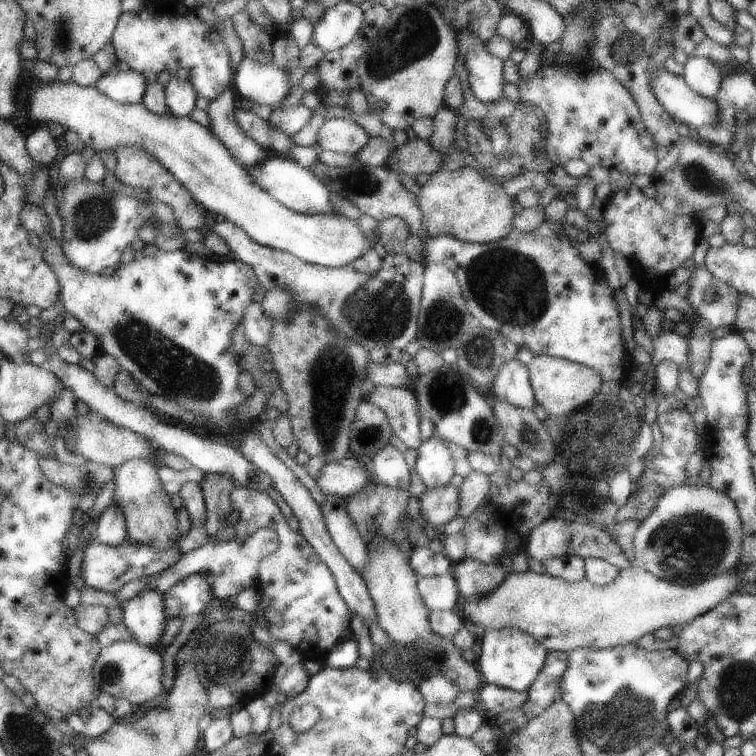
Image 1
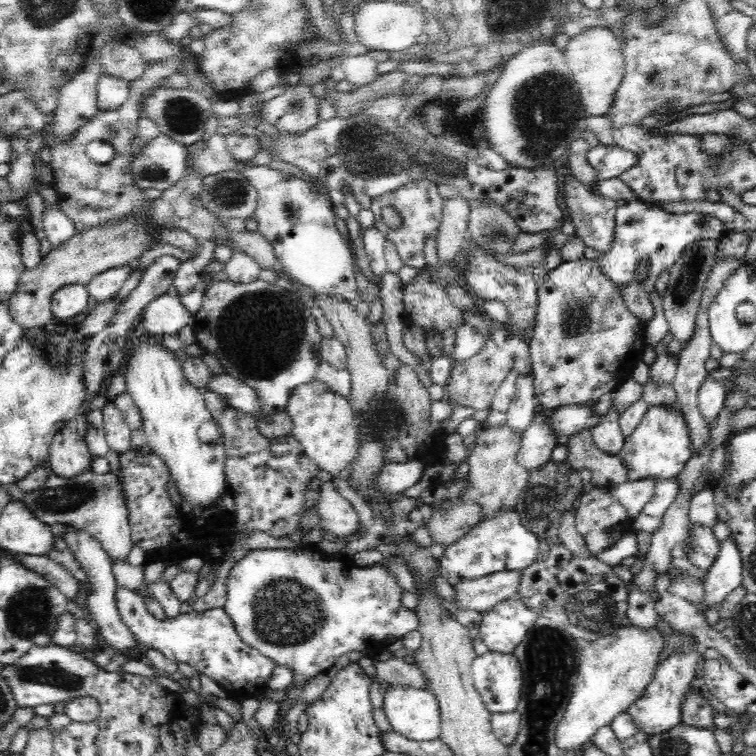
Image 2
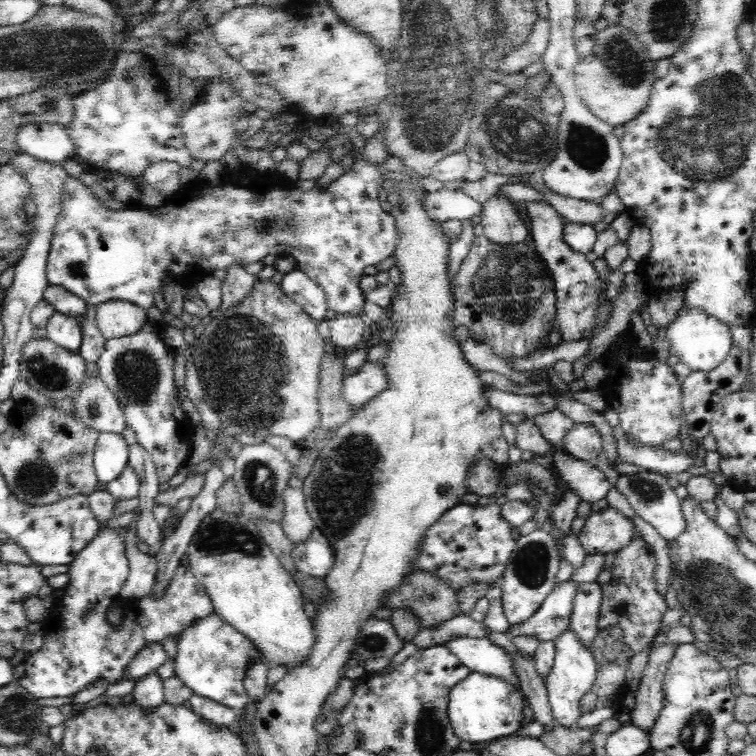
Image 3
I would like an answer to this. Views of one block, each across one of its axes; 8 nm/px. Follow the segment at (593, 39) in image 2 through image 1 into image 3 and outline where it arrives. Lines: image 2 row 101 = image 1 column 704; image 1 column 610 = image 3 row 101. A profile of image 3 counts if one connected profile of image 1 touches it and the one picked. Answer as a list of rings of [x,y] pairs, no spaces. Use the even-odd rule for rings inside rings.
[[[620,24],[608,25],[607,28],[597,31],[593,43],[594,48],[592,48],[592,52],[586,58],[578,61],[574,69],[577,95],[592,114],[595,114],[600,120],[614,128],[636,118],[646,106],[651,88],[658,80],[653,73],[656,62],[649,61],[649,58],[646,57],[645,45],[638,40],[637,36],[634,36],[633,32],[630,32],[625,26]]]

